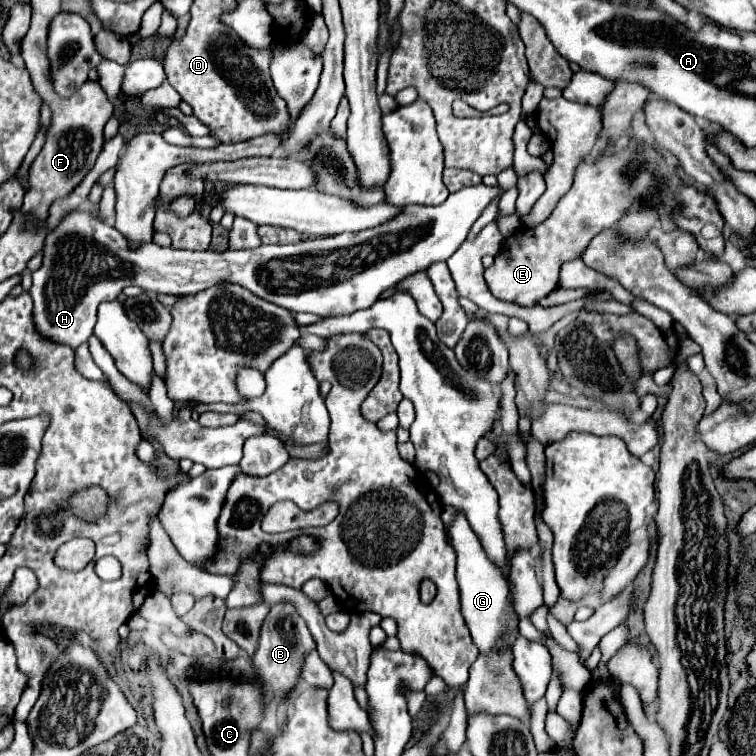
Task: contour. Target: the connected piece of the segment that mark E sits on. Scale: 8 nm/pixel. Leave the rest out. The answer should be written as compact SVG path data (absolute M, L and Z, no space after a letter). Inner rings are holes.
M630 138L628 144L618 150L608 144L608 154L600 154L594 162L580 162L576 166L572 188L560 198L558 206L546 222L536 228L520 226L514 236L510 236L496 256L494 264L484 270L490 292L506 302L516 302L520 306L534 306L536 300L548 296L558 288L558 270L566 260L580 258L582 250L590 240L604 228L614 226L632 206L656 206L660 216L670 216L678 230L690 232L702 250L718 256L724 252L724 220L716 210L716 200L708 194L696 190L696 186L680 184L676 176L676 166L668 158L648 146L648 154L642 152L642 142ZM668 186L668 188L654 188Z

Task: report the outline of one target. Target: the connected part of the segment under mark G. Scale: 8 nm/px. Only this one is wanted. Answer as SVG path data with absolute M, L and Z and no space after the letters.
M462 510L456 512L456 522L448 526L448 538L456 550L456 580L460 586L462 616L468 624L472 640L482 654L496 648L500 650L506 646L504 636L516 632L520 622L520 618L516 618L516 610L508 600L508 580L504 576L504 570L488 558L478 534L470 528Z

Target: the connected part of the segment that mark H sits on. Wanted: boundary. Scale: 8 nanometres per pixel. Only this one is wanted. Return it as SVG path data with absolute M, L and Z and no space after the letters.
M468 186L450 194L440 206L404 206L398 218L378 228L306 238L298 244L262 244L254 250L226 252L174 250L150 242L128 250L128 242L114 226L104 224L88 210L72 210L64 214L64 222L56 230L48 232L42 266L32 272L34 326L48 340L78 348L92 336L98 304L116 300L126 286L186 296L224 282L244 286L258 298L290 312L310 312L320 318L348 316L372 306L382 292L394 288L404 278L426 270L434 262L448 260L466 240L488 202L498 194L498 186Z

